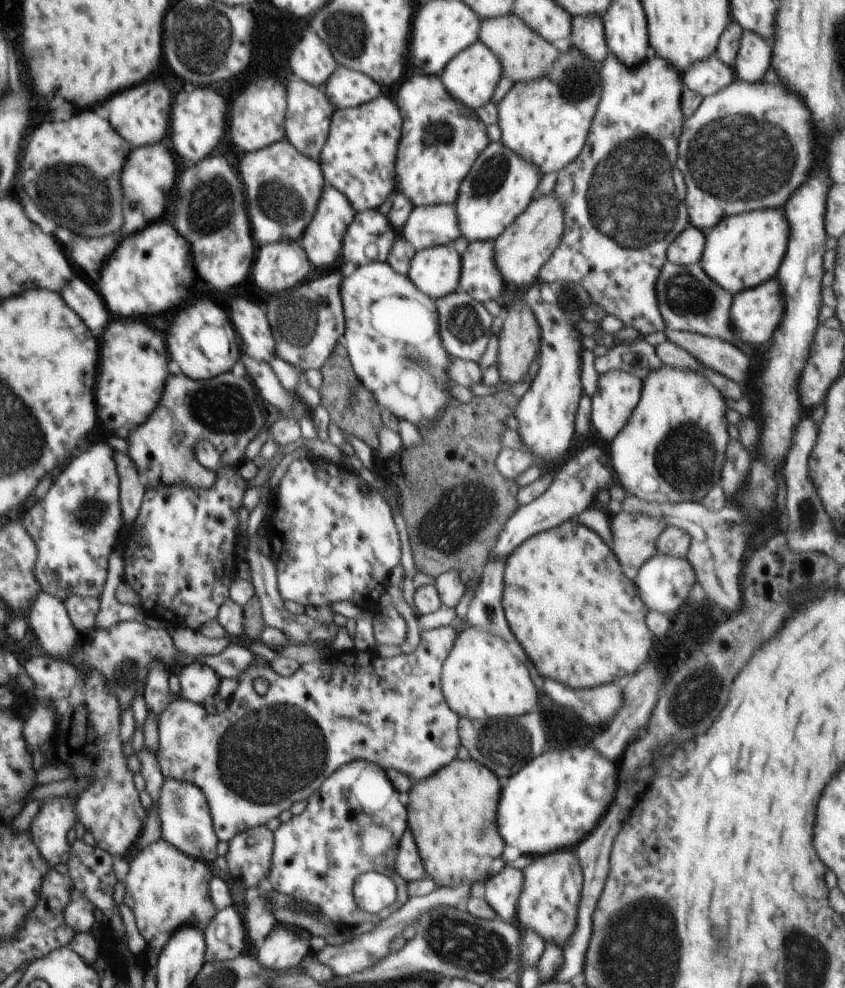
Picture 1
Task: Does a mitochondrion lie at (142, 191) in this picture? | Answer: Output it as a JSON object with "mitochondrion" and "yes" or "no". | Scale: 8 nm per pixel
{"mitochondrion":"no"}

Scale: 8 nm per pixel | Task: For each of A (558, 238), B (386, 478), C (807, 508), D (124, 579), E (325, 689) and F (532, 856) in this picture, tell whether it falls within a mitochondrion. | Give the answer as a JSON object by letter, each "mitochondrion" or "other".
{"A":"other","B":"other","C":"mitochondrion","D":"other","E":"other","F":"other"}

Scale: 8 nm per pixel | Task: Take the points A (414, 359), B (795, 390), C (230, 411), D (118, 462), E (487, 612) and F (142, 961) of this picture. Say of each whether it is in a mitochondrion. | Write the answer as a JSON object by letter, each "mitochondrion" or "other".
{"A":"mitochondrion","B":"other","C":"mitochondrion","D":"other","E":"mitochondrion","F":"other"}

